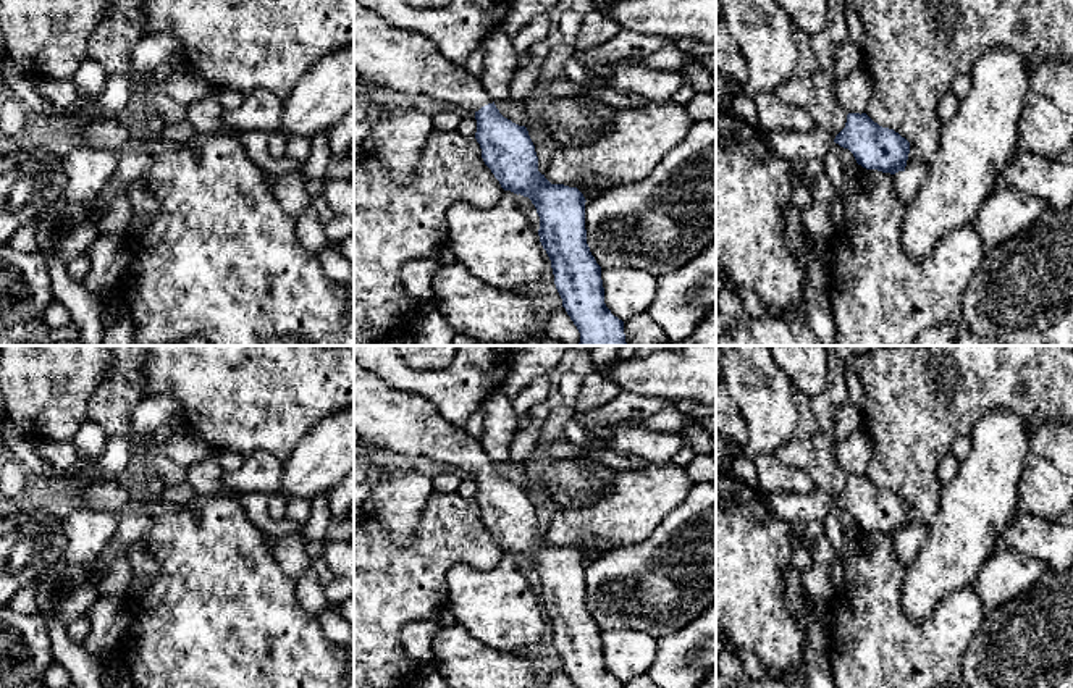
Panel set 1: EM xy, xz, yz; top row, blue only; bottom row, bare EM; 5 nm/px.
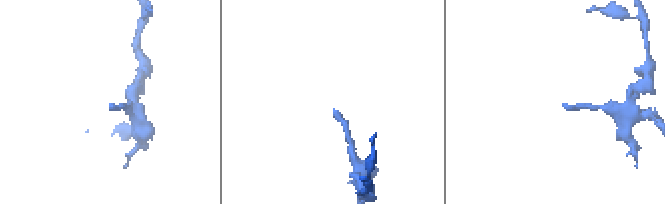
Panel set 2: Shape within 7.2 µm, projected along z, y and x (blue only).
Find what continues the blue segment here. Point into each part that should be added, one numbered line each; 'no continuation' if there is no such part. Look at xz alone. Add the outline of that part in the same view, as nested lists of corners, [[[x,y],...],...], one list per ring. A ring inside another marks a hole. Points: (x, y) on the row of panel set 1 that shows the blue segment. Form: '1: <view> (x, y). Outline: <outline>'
1: xz (403, 62). Outline: [[[354,0],[354,74],[393,92],[425,94],[472,111],[493,103],[480,78],[470,74],[464,66],[449,63],[431,40],[394,27],[375,11],[364,8],[357,0]]]

